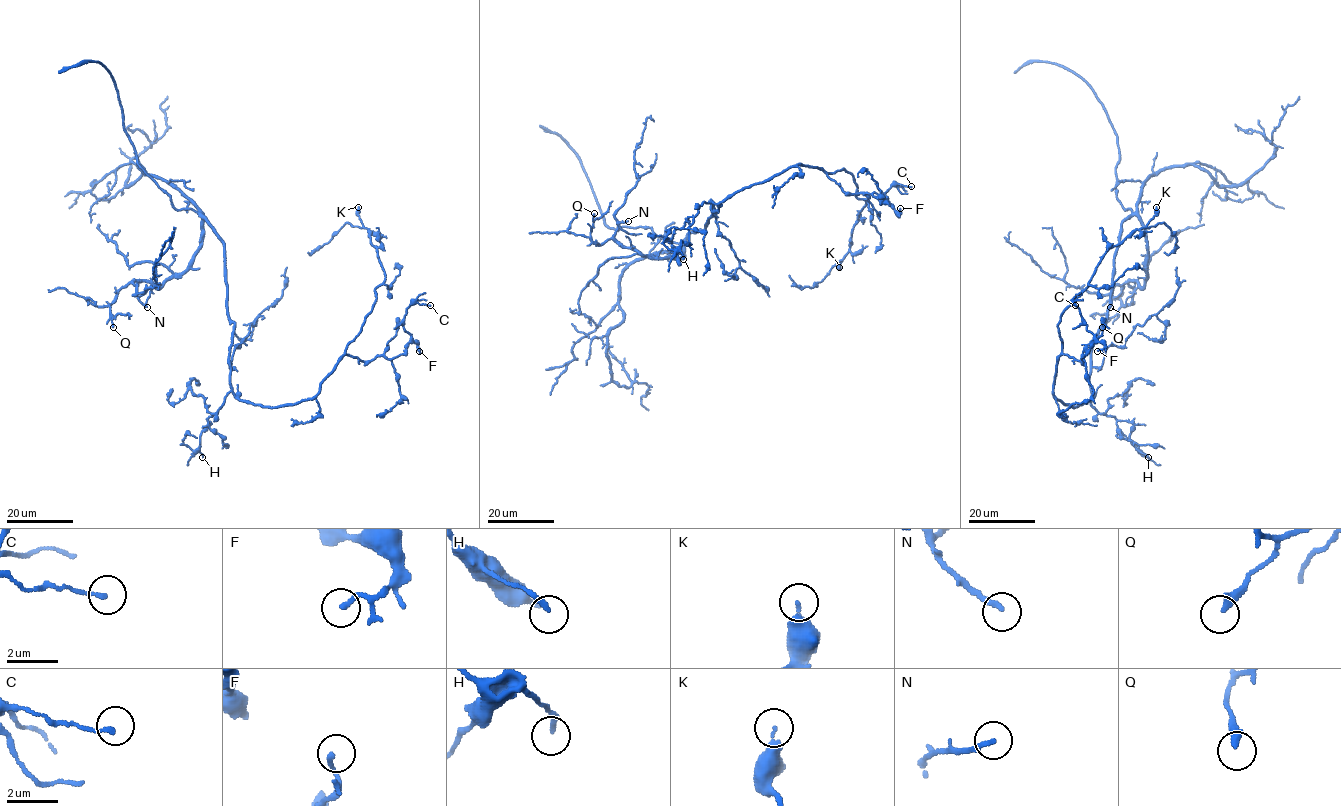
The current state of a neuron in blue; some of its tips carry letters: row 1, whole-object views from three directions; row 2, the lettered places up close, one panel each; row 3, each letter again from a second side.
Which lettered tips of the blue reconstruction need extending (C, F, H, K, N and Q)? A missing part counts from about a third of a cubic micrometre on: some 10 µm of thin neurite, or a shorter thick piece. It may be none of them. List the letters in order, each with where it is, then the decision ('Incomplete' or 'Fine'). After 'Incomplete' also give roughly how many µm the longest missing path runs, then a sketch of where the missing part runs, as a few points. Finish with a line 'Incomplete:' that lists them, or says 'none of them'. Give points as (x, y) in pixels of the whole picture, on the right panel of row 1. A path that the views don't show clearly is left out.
C: Place: (1075, 305). Fine
F: Place: (1097, 351). Fine
H: Place: (1148, 457). Fine
K: Place: (1156, 207). Fine
N: Place: (1110, 307). Fine
Q: Place: (1102, 327). Fine
Incomplete: none of them

